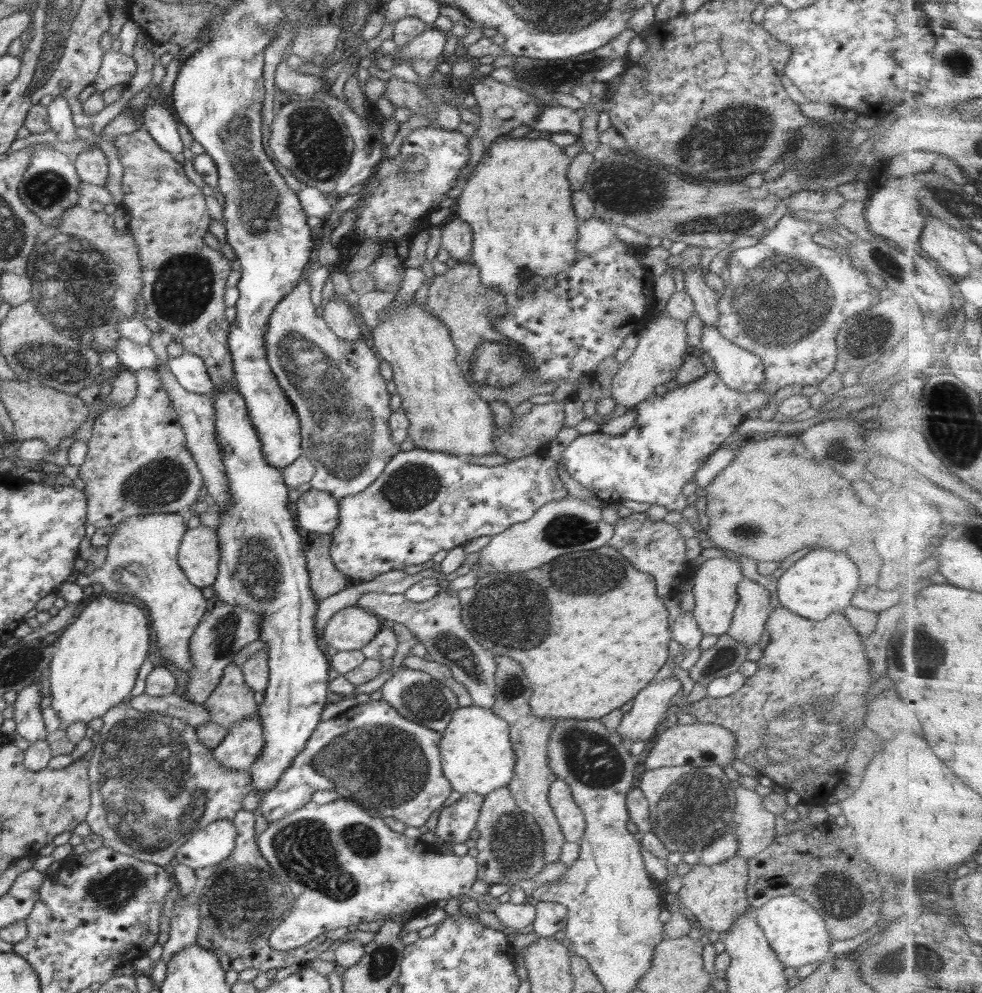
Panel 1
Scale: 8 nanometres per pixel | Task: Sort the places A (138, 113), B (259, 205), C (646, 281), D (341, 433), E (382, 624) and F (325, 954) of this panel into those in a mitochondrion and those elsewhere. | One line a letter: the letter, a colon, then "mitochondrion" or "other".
A: other
B: mitochondrion
C: other
D: mitochondrion
E: other
F: other

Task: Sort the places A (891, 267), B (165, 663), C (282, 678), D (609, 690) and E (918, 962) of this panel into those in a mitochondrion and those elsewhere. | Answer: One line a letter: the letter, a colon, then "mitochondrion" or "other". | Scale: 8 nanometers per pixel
A: mitochondrion
B: other
C: other
D: other
E: mitochondrion

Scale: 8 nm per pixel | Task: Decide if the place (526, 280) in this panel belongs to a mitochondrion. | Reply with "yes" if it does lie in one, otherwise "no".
yes

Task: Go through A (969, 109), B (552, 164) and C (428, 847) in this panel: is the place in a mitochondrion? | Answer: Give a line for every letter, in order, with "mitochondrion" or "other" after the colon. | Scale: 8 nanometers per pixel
A: other
B: mitochondrion
C: other

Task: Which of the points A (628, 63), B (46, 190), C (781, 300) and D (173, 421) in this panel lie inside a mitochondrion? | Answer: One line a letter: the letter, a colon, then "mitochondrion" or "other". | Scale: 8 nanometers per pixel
A: other
B: mitochondrion
C: mitochondrion
D: other

